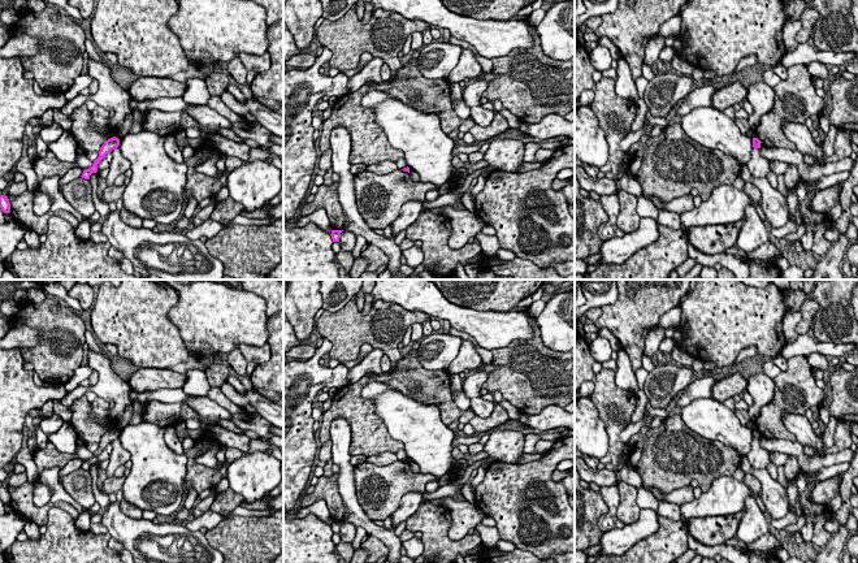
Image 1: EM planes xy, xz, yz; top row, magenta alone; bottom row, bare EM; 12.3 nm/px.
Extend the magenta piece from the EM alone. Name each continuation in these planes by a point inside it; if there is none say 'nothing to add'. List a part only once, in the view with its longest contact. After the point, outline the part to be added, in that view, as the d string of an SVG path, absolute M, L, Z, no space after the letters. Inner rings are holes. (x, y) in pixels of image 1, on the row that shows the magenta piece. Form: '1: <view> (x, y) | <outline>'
nothing to add

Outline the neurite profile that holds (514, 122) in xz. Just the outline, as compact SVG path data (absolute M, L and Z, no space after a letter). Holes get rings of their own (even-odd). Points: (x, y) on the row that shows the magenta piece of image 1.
M502 108L499 112L495 109L494 113L502 114L508 121L511 129L520 131L523 120L512 114L510 111Z

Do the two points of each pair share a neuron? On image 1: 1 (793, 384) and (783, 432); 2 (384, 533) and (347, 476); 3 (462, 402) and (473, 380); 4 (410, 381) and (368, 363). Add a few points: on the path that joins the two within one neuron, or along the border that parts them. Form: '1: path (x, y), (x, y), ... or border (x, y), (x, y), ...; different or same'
1: path (789, 395), (778, 407), (778, 420); same
2: path (368, 524), (351, 507), (347, 492); same
3: border (462, 390), (471, 406); different
4: border (372, 372), (389, 373); different

